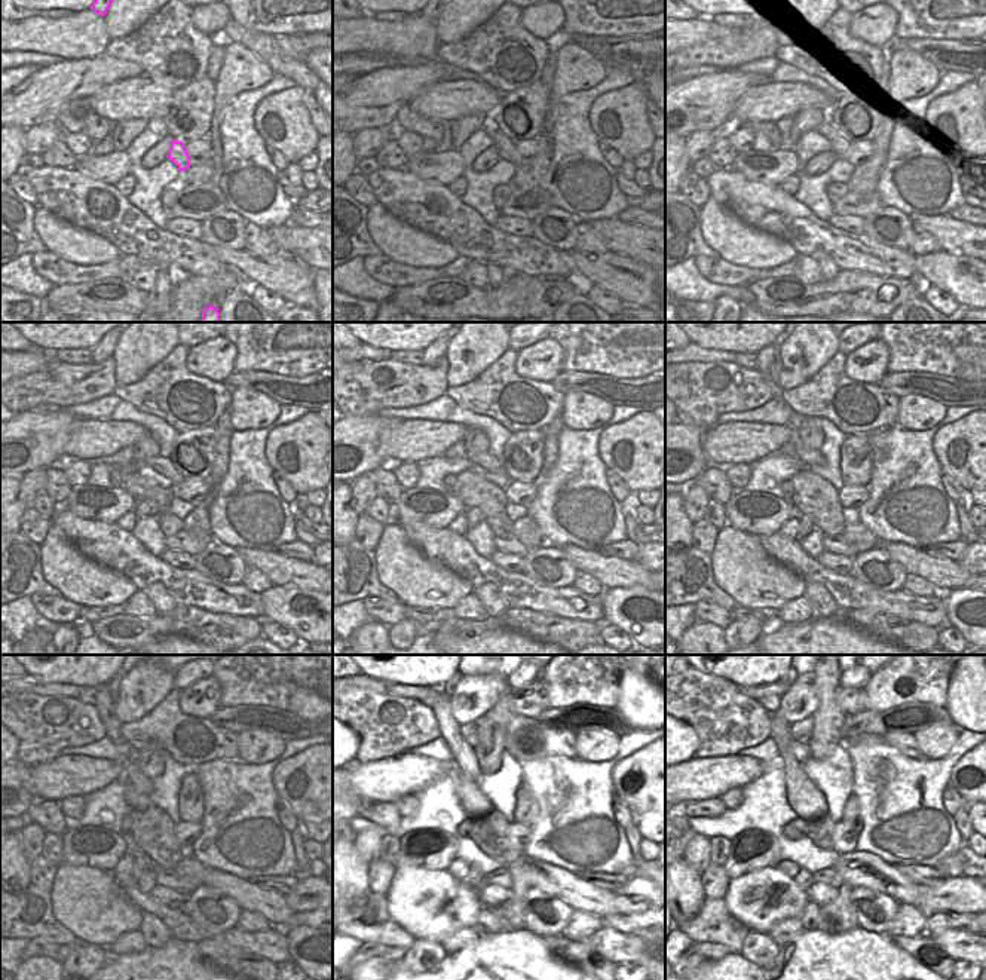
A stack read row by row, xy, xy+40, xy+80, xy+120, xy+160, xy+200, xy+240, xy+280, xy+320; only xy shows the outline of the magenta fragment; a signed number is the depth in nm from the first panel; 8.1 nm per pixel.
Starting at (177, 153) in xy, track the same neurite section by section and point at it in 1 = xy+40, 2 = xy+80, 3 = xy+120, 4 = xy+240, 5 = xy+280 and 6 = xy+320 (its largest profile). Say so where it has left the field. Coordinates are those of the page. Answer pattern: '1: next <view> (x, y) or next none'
1: next xy+40 (507, 149)
2: next xy+80 (839, 146)
3: next xy+120 (161, 464)
4: next xy+240 (106, 704)
5: next xy+280 (462, 755)
6: next xy+320 (789, 752)

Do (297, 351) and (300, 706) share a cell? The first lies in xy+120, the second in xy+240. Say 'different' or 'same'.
different

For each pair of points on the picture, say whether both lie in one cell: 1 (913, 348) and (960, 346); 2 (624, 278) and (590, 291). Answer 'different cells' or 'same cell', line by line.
1: same cell
2: different cells

